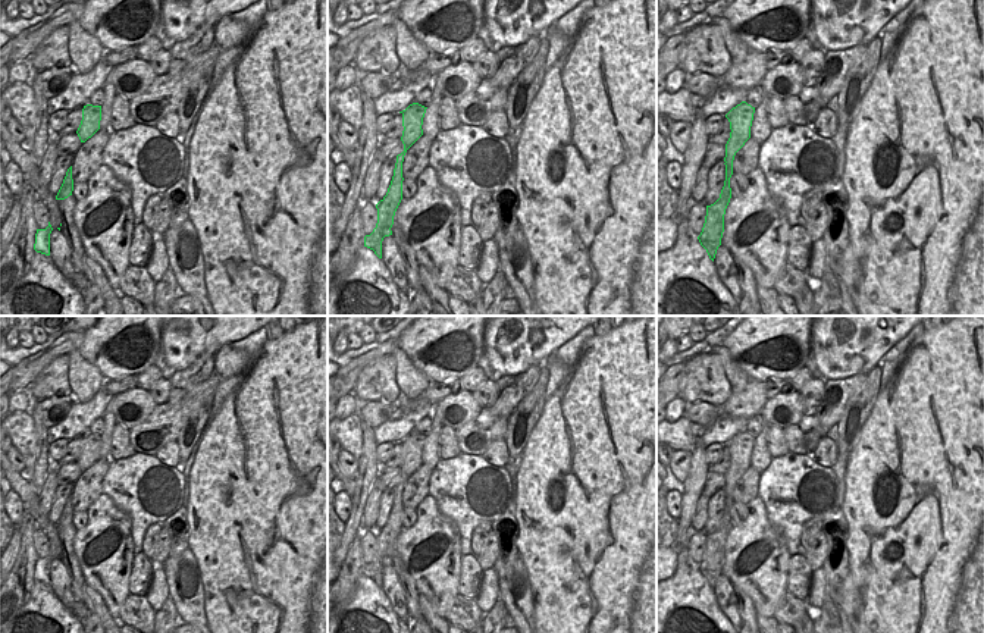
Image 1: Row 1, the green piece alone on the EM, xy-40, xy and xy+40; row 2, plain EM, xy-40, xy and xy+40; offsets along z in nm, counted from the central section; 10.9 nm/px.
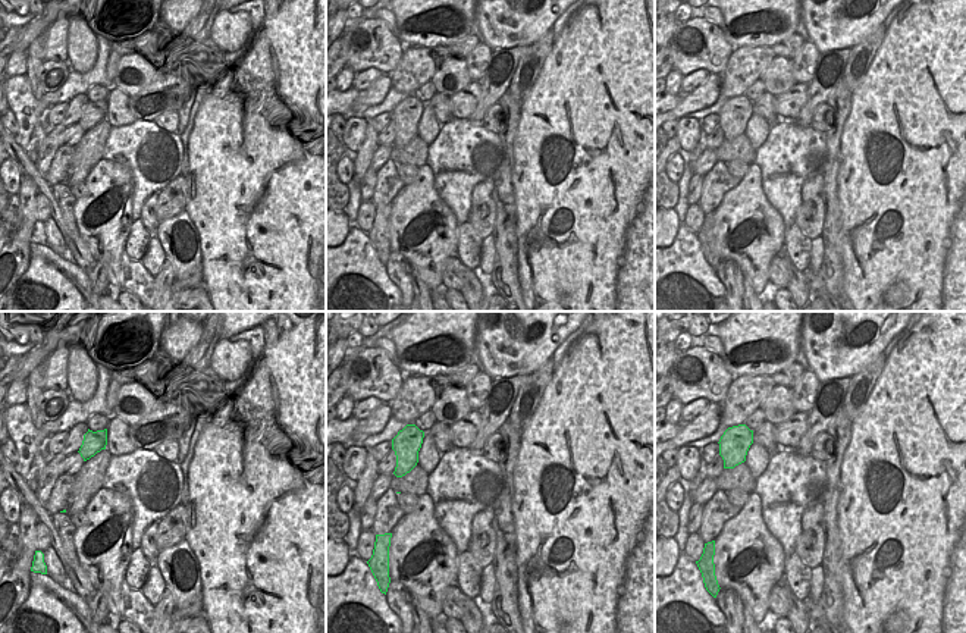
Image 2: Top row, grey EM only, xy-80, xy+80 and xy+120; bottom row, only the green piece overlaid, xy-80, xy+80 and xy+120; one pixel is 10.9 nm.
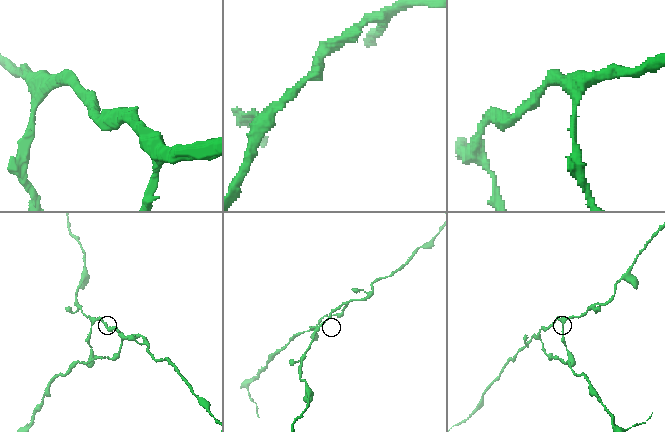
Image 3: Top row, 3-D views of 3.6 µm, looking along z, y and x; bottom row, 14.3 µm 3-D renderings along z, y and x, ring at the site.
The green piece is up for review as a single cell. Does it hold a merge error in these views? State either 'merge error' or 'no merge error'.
no merge error

